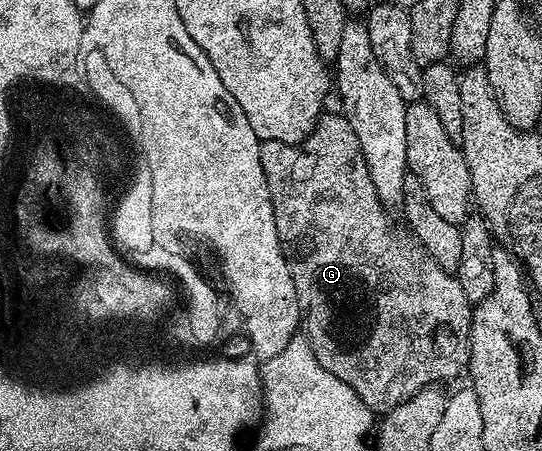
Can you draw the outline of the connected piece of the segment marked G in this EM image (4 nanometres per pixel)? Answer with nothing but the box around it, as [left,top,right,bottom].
[260,113,473,413]

